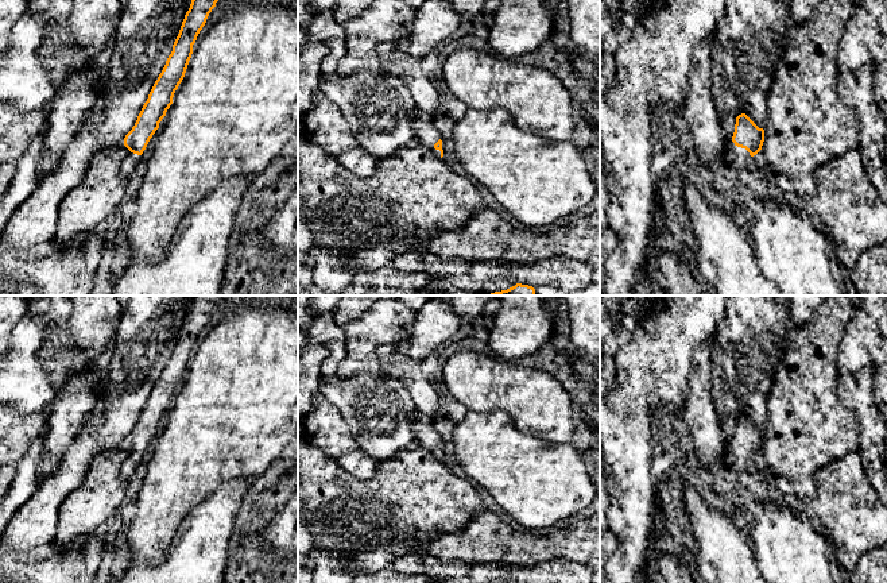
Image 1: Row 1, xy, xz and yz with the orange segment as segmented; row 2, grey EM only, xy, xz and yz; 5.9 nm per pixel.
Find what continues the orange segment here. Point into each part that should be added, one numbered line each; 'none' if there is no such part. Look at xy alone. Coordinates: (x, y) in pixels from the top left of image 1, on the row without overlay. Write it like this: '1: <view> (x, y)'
1: xy (128, 467)

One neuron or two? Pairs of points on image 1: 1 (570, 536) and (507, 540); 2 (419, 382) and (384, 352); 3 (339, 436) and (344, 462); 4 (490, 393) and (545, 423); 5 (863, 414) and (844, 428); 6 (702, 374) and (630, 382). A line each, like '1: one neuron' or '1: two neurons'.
1: one neuron
2: one neuron
3: two neurons
4: one neuron
5: two neurons
6: two neurons

